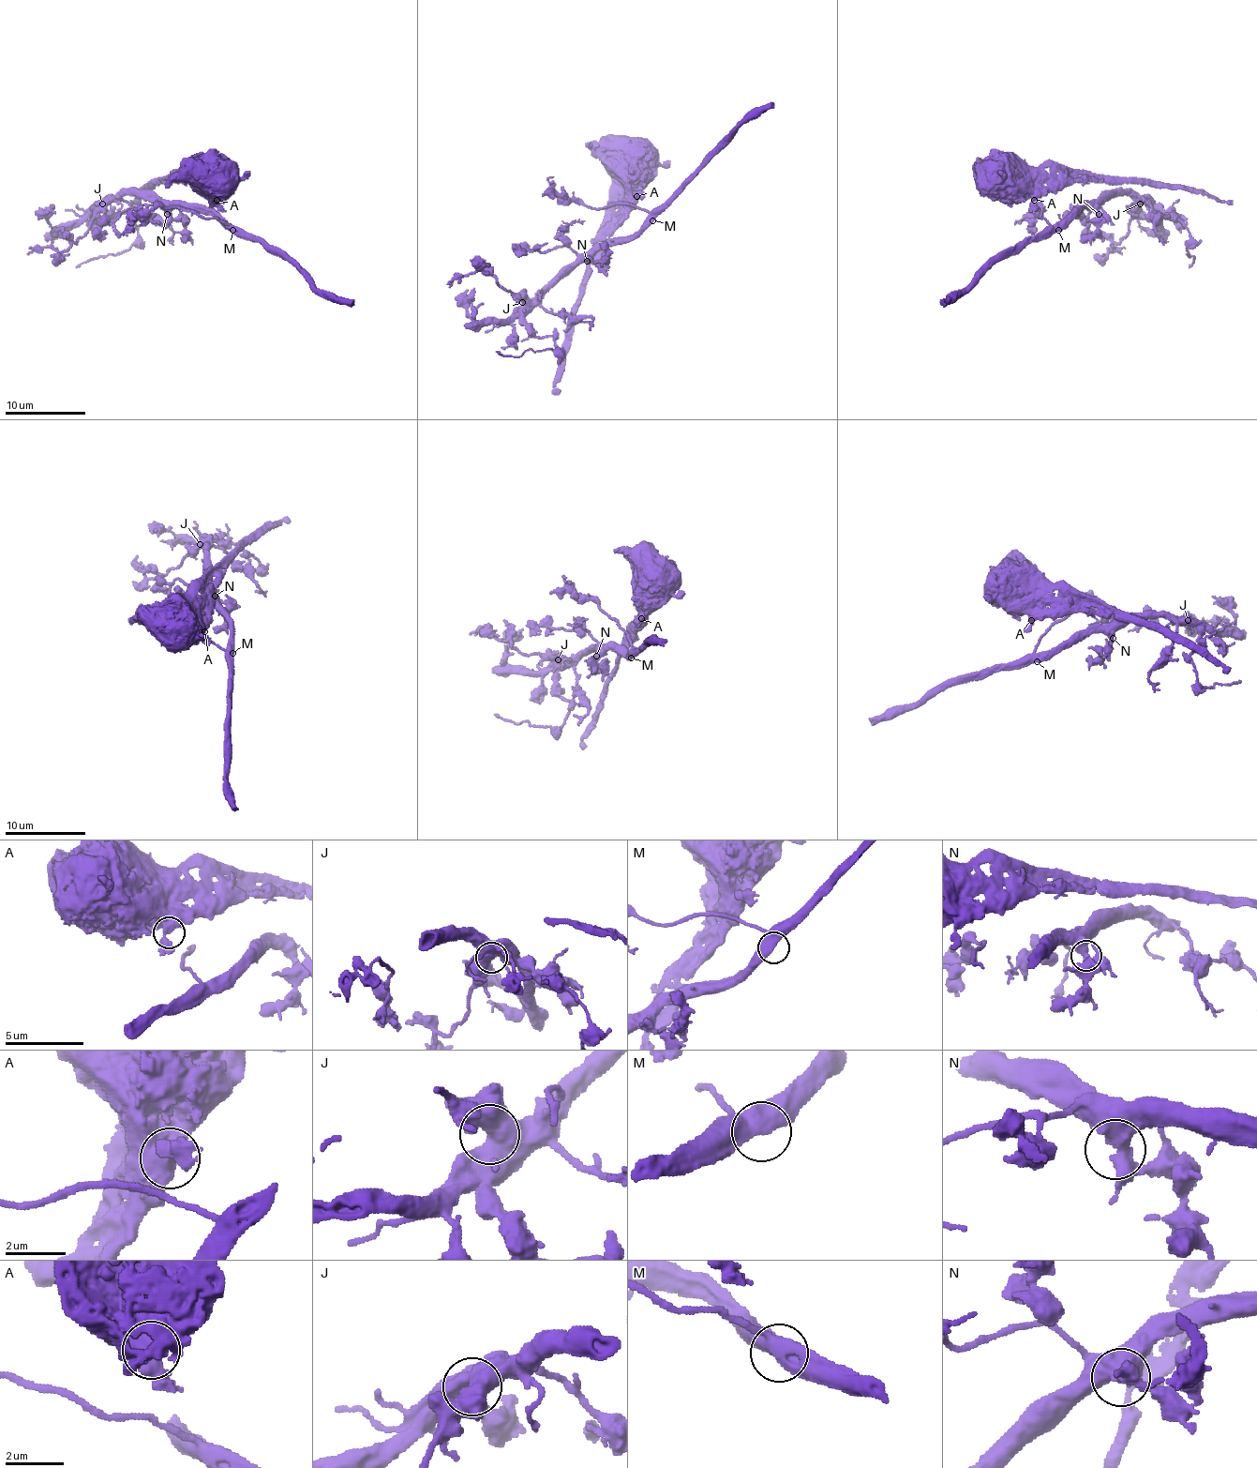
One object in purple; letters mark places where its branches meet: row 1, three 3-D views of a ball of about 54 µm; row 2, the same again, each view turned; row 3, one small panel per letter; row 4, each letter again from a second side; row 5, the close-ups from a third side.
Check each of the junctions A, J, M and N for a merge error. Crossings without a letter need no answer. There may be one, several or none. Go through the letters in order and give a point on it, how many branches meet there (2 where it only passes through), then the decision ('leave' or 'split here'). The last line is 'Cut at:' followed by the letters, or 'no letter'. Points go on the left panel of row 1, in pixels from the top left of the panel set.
A: (216, 200) | 2 | leave
J: (102, 204) | 2 | leave
M: (232, 230) | 3 | leave
N: (167, 214) | 3 | leave
Cut at: no letter

